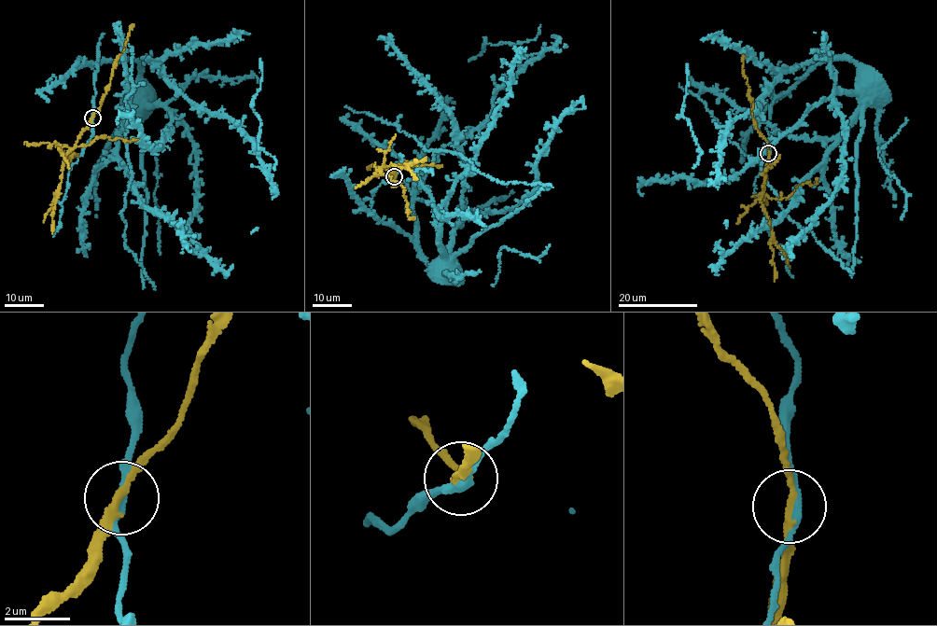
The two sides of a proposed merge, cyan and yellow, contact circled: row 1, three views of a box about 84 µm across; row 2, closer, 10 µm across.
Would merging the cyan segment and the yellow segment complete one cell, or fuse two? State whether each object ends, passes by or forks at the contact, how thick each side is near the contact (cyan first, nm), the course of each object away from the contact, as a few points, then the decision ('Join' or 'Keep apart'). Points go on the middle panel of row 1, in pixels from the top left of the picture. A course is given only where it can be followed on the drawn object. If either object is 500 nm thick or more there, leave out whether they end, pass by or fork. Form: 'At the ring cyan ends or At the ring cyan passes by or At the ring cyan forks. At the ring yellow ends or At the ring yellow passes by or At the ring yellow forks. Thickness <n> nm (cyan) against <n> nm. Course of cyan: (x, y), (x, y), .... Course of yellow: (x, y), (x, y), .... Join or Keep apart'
At the ring cyan passes by. At the ring yellow passes by. Thickness 240 nm (cyan) against 190 nm. Course of cyan: (394, 177), (371, 192), (370, 211), (379, 220), (406, 232), (422, 258), (431, 265), (441, 260), (440, 265). Course of yellow: (394, 176), (396, 173), (392, 164), (405, 168), (426, 157). Keep apart

